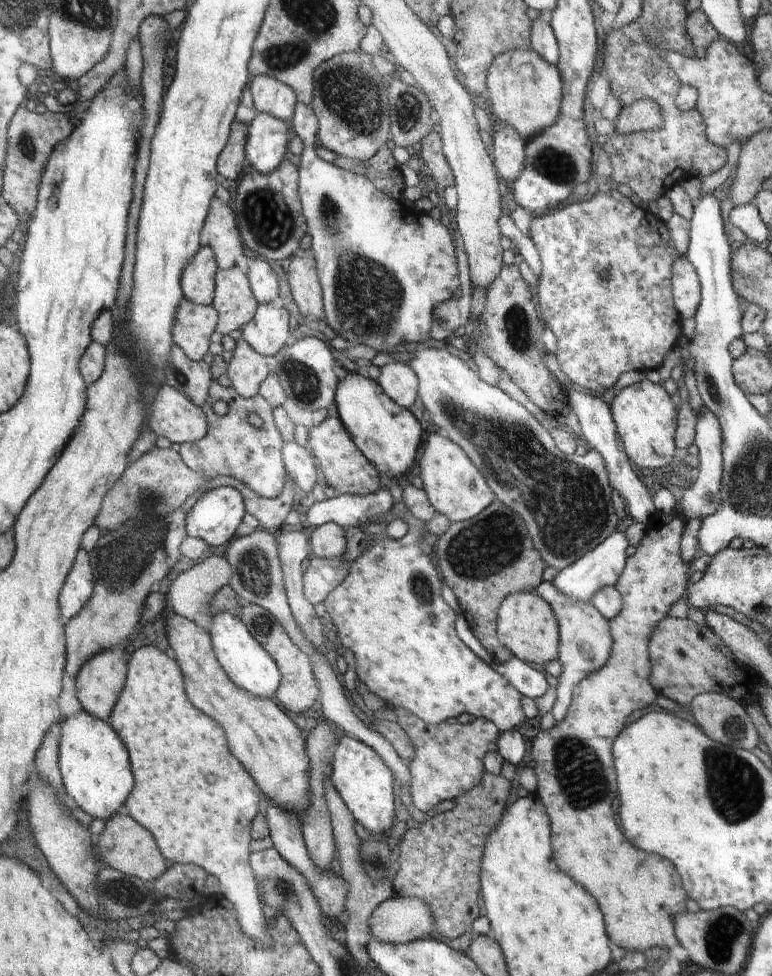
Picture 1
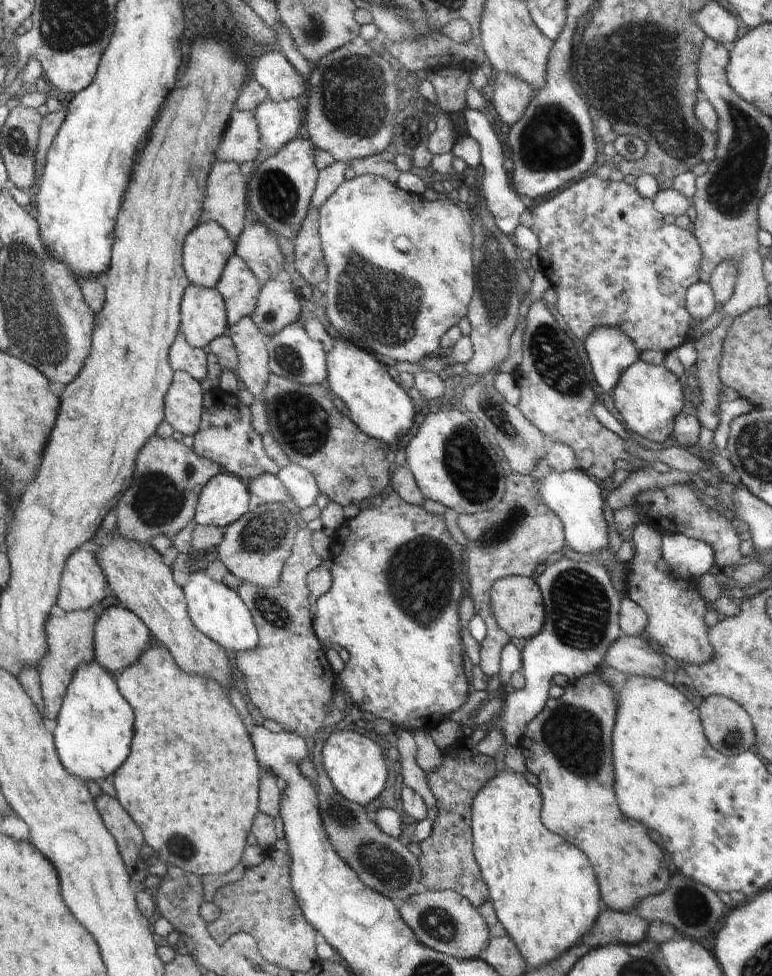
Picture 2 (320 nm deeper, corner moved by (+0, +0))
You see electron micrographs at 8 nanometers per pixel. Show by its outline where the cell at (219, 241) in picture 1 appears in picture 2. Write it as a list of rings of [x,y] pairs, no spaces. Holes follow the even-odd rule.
[[[214,162],[214,172],[210,172],[210,196],[206,196],[206,208],[201,212],[202,222],[217,222],[227,235],[235,242],[237,236],[243,231],[247,202],[247,178],[240,173],[239,164],[235,162]]]

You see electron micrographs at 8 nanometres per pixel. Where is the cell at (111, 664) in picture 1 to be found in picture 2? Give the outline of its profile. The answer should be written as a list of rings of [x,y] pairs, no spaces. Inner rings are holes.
[[[109,606],[99,610],[96,630],[93,632],[96,643],[96,659],[115,676],[126,667],[132,666],[144,654],[150,640],[149,627],[129,609]]]

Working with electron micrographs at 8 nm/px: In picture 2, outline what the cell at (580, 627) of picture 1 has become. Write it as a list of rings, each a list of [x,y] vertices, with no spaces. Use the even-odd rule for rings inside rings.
[[[624,636],[615,640],[606,651],[605,664],[624,674],[664,678],[666,661],[641,637]]]

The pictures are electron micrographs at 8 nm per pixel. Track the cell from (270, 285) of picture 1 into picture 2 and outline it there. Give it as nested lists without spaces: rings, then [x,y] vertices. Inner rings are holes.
[[[258,220],[245,226],[237,236],[235,254],[250,267],[260,286],[267,280],[278,278],[283,269],[284,259],[276,236]]]

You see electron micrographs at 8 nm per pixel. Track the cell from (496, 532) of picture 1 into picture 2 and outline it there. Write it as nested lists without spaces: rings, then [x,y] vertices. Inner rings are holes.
[[[512,472],[506,479],[506,489],[502,500],[489,511],[479,512],[473,515],[458,516],[458,526],[468,537],[468,544],[463,546],[465,559],[463,560],[466,572],[466,589],[471,594],[478,613],[486,623],[487,633],[480,645],[481,662],[480,668],[486,675],[496,674],[499,671],[501,650],[509,641],[509,636],[500,628],[491,607],[491,588],[495,580],[510,575],[524,575],[530,577],[535,572],[536,566],[540,562],[550,561],[567,548],[565,532],[562,521],[543,503],[539,498],[539,478],[527,475],[519,475]]]

